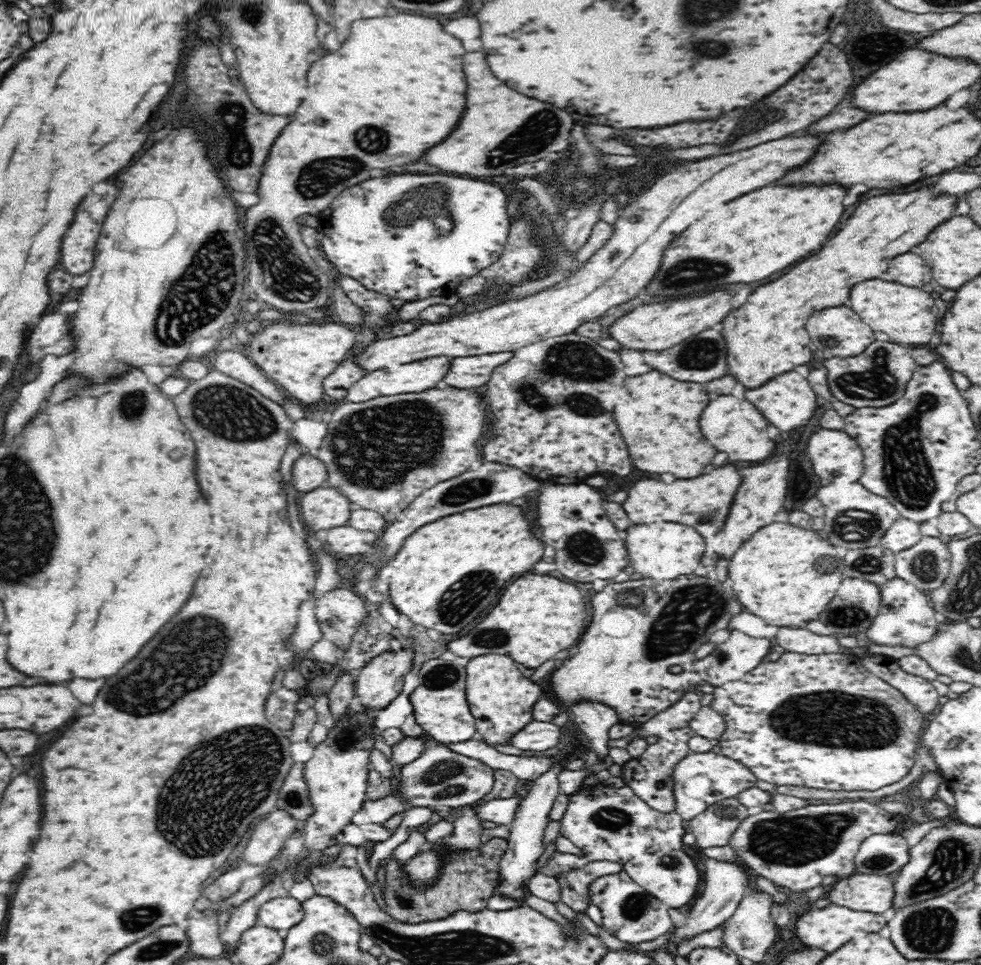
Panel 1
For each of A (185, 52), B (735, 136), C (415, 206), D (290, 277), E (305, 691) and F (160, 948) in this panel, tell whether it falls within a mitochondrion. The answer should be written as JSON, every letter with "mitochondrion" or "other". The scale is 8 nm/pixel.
{"A":"other","B":"other","C":"mitochondrion","D":"mitochondrion","E":"other","F":"mitochondrion"}

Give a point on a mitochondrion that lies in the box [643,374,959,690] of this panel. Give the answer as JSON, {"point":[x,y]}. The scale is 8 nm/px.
{"point":[907,473]}

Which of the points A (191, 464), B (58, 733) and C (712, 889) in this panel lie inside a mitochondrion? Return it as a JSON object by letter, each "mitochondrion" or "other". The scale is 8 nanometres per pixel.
{"A":"other","B":"other","C":"other"}

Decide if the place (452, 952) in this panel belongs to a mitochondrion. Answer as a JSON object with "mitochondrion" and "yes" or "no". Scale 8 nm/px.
{"mitochondrion":"yes"}

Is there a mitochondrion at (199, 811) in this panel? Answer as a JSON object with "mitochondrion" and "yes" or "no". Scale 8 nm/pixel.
{"mitochondrion":"yes"}

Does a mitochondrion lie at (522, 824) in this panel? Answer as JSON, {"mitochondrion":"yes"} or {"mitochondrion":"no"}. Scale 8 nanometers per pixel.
{"mitochondrion":"no"}

